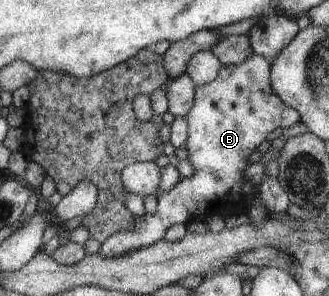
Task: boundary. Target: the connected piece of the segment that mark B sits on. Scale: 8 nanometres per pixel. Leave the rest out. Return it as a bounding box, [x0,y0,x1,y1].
[98,53,302,258]

